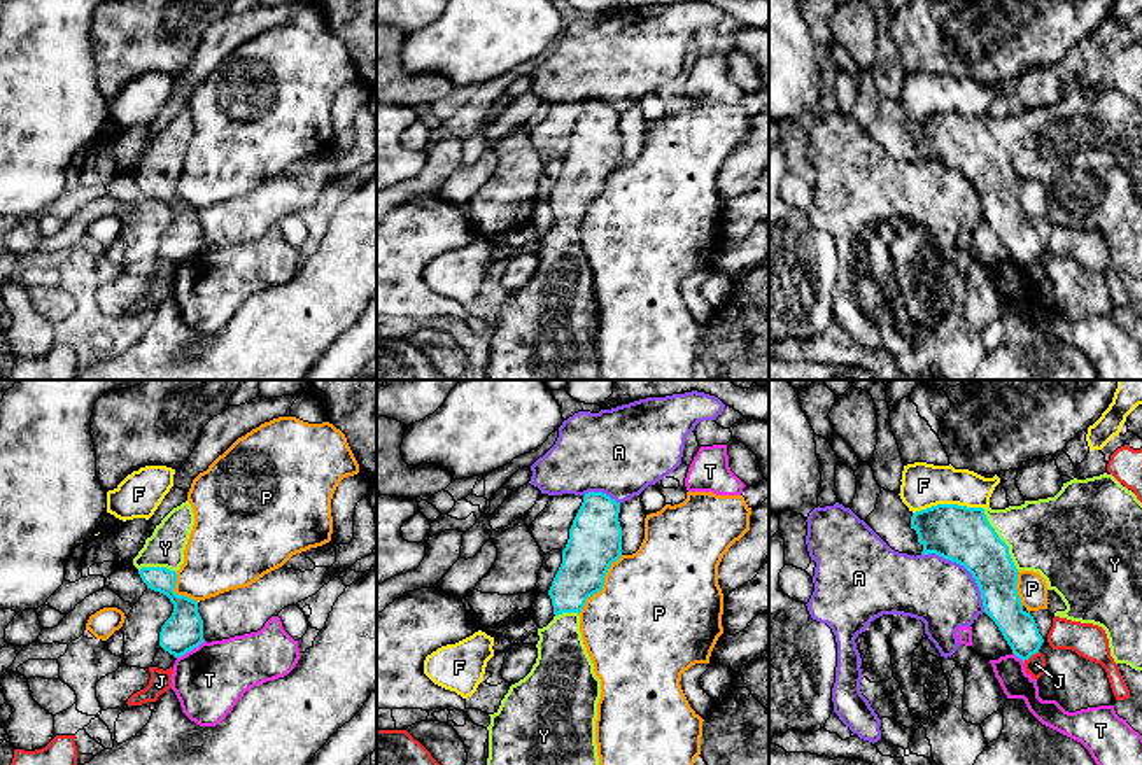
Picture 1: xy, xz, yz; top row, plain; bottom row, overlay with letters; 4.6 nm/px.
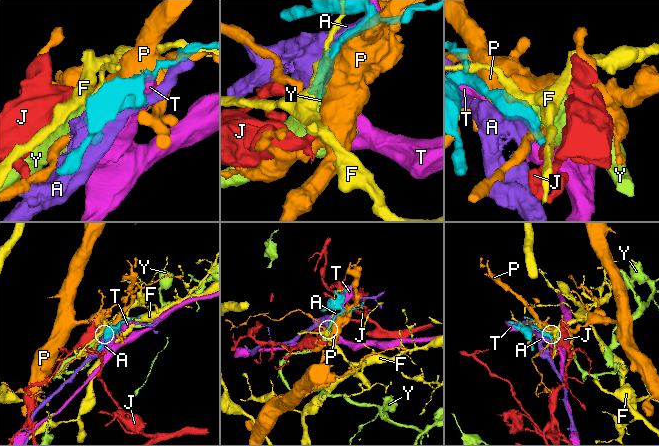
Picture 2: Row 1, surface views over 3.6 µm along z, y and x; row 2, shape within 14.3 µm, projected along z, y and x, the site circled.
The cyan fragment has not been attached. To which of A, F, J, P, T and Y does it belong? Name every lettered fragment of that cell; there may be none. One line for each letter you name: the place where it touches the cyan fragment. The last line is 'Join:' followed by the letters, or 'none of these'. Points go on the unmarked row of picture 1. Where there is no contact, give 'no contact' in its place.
Y: meets cyan in yz at (1001, 147)
Join: Y

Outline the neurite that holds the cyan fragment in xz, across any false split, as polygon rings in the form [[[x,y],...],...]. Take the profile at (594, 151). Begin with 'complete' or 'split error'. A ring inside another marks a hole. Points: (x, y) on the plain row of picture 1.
split error; [[[589,100],[569,137],[562,172],[548,203],[553,228],[538,236],[538,266],[531,280],[511,292],[499,317],[490,324],[485,380],[601,380],[596,327],[601,287],[580,240],[580,219],[589,205],[601,200],[604,184],[622,165],[620,110],[603,100]]]

